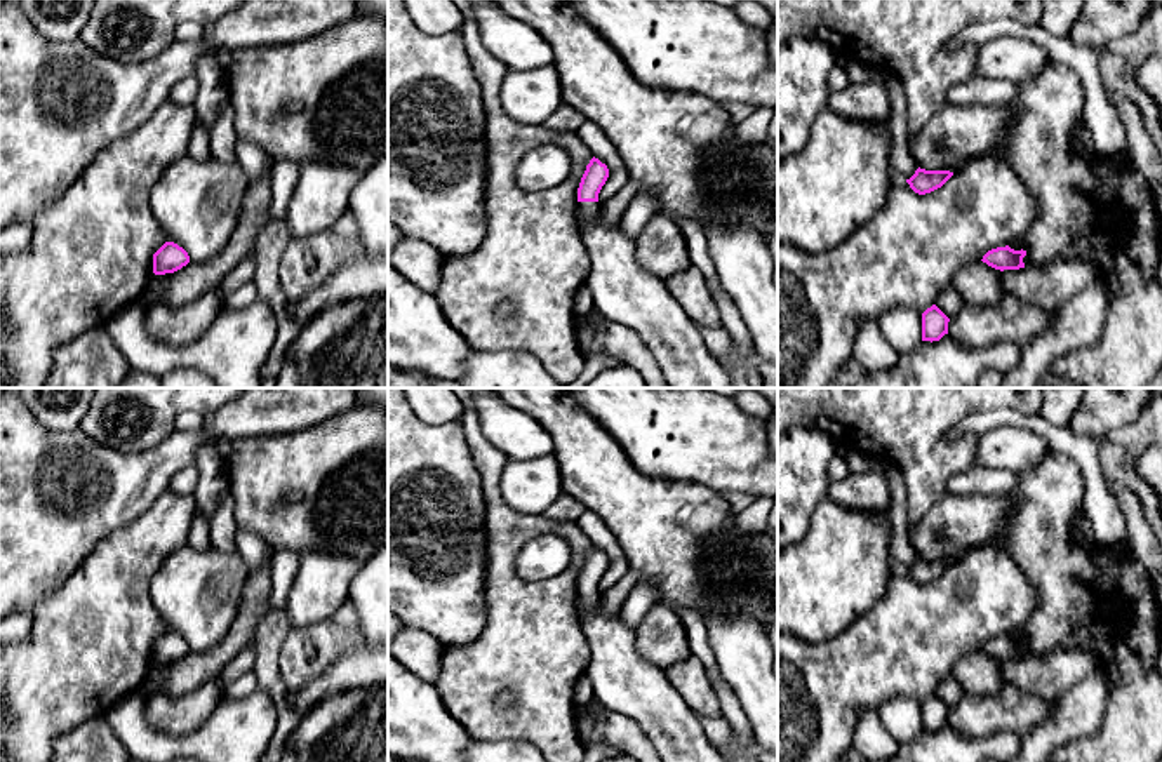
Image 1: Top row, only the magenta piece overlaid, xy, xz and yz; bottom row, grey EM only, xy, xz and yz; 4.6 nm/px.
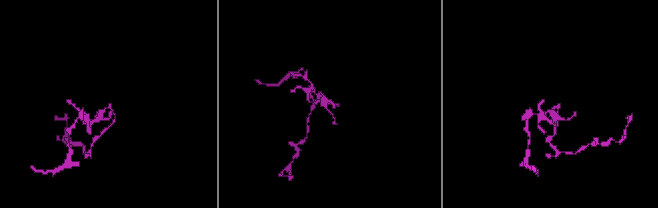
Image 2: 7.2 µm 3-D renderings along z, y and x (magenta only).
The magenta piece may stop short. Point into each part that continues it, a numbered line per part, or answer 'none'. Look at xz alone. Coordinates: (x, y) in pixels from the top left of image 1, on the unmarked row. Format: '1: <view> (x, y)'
1: xz (587, 599)

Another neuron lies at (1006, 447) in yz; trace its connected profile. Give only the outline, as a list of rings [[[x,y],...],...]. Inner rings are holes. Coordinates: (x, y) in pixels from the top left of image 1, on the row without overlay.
[[[998,426],[978,437],[974,466],[1021,473],[1038,466],[1049,452],[1049,444],[1038,433]]]

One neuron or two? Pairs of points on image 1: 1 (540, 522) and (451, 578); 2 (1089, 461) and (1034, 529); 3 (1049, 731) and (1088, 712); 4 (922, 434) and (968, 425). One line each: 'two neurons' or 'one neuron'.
1: two neurons
2: two neurons
3: one neuron
4: two neurons

